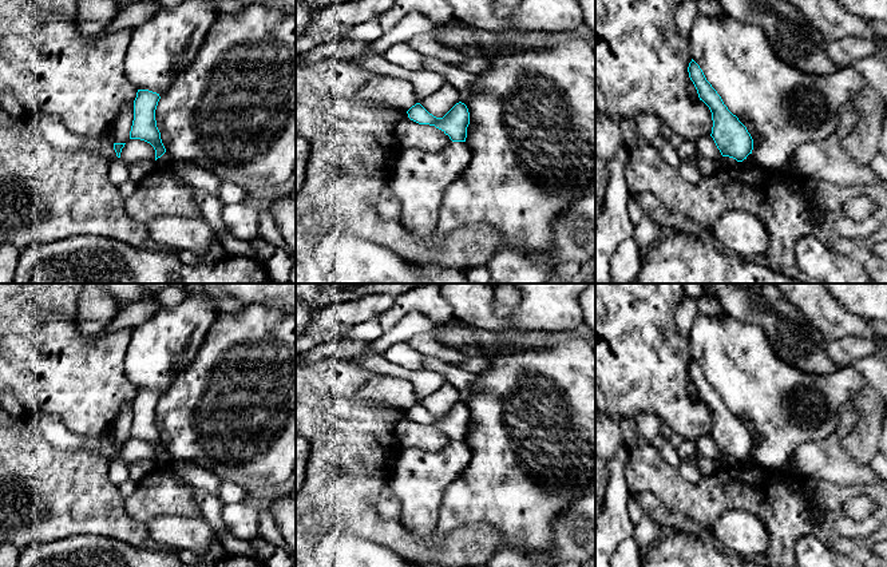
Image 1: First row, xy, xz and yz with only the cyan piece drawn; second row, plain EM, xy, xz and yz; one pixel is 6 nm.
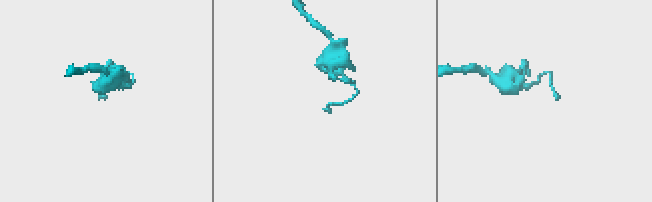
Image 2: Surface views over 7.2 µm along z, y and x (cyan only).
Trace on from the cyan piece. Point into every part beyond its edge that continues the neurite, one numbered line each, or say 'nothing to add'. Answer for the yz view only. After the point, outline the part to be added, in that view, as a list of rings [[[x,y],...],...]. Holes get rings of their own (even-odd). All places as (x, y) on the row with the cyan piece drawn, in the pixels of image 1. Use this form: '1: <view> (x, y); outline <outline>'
nothing to add

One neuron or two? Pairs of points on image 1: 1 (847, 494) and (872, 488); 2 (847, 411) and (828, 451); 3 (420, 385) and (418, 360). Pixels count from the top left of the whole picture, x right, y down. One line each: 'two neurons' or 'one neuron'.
1: one neuron
2: one neuron
3: two neurons

